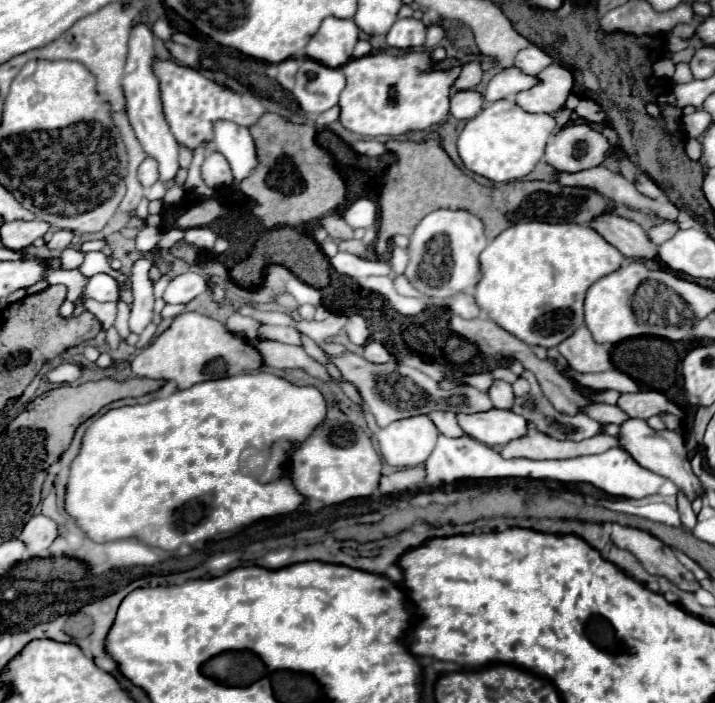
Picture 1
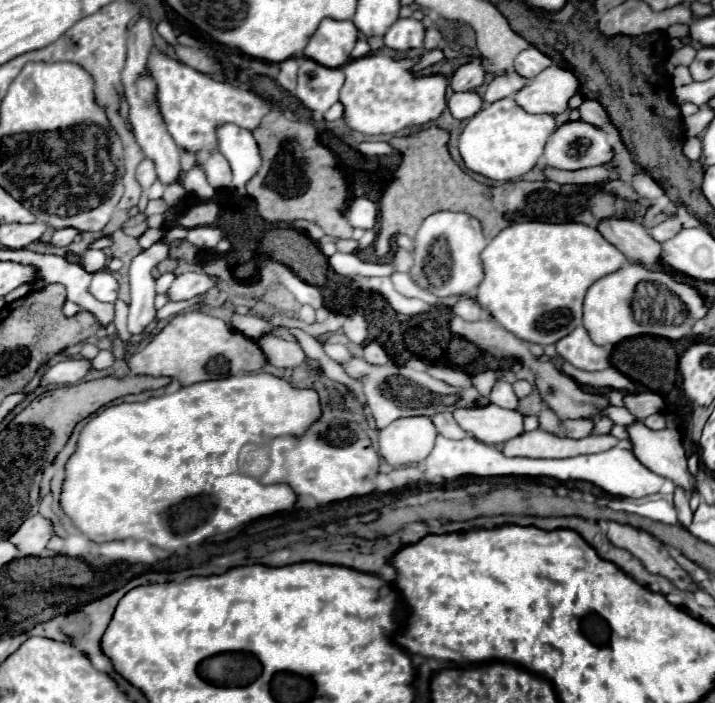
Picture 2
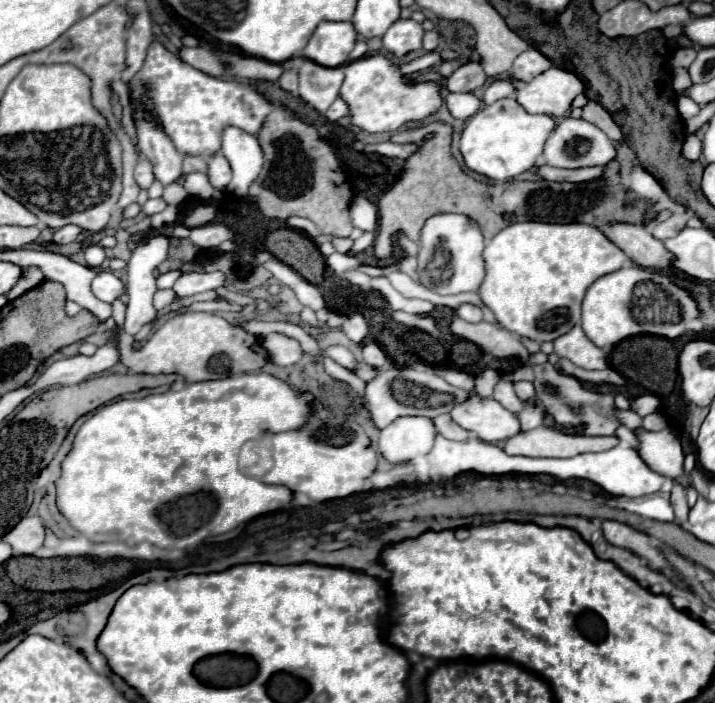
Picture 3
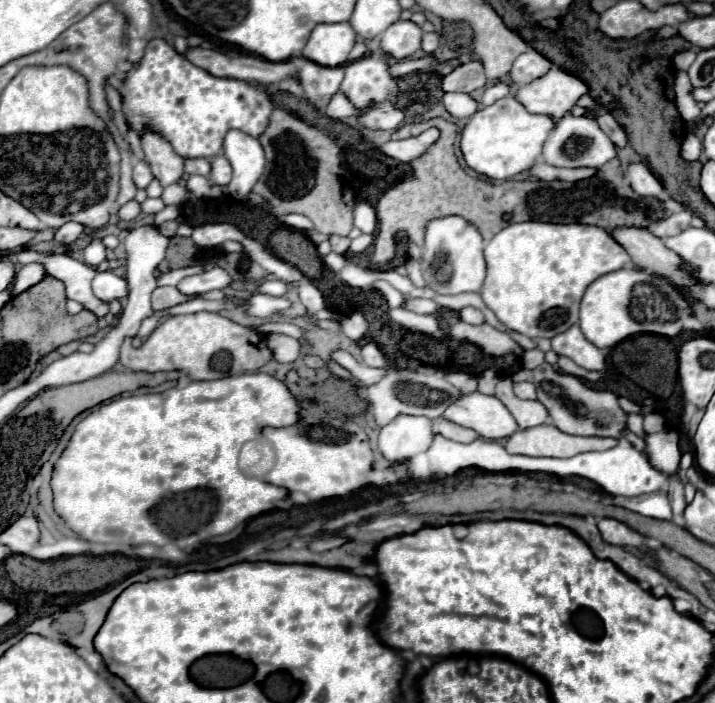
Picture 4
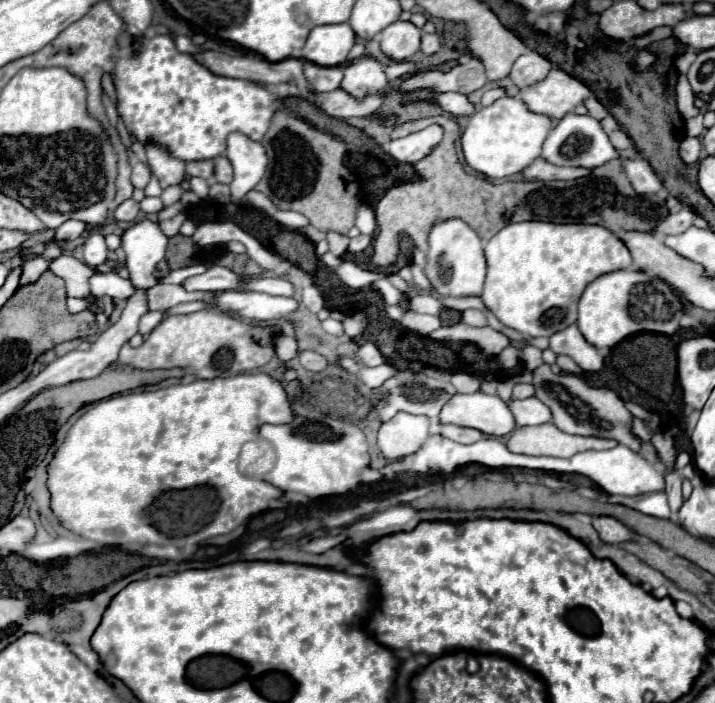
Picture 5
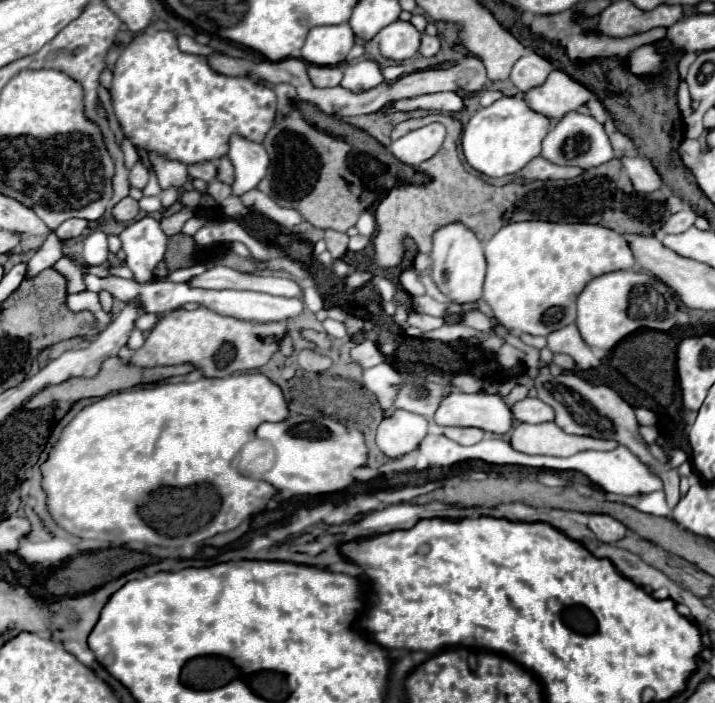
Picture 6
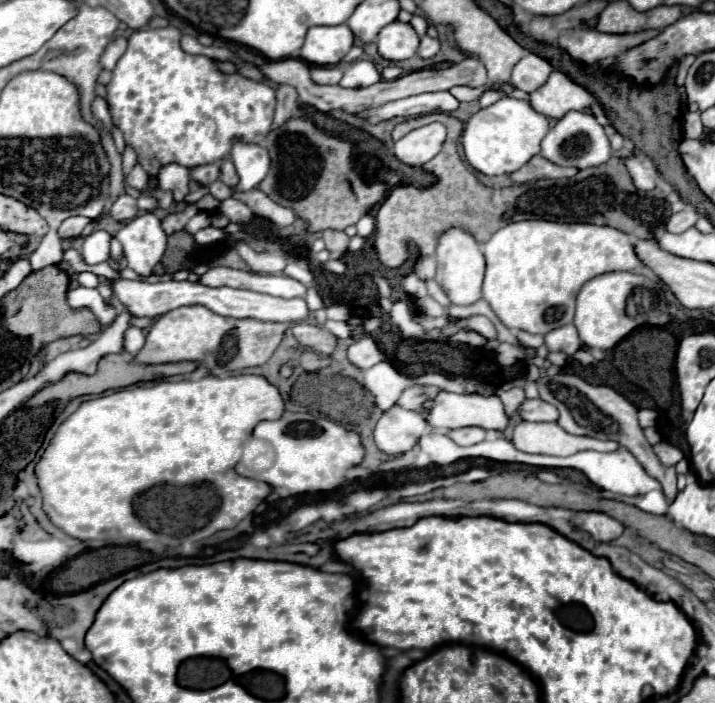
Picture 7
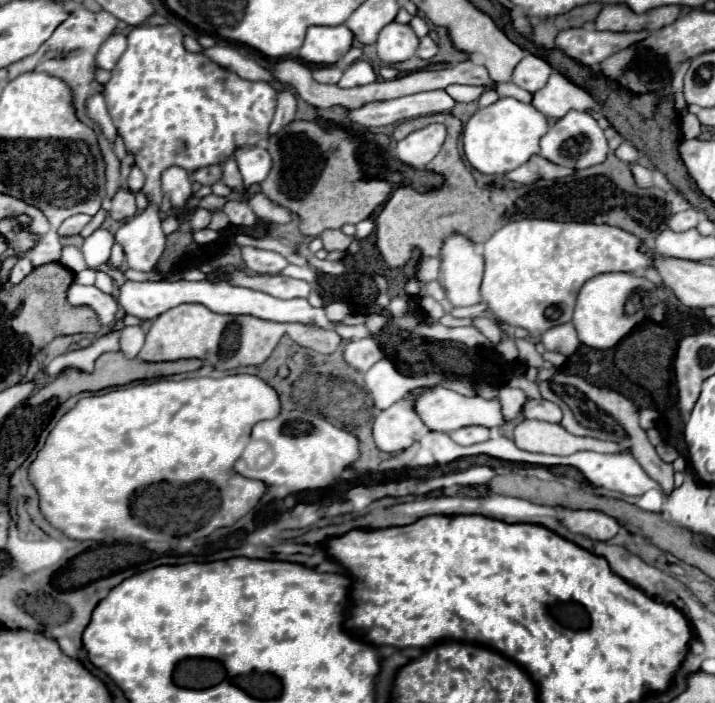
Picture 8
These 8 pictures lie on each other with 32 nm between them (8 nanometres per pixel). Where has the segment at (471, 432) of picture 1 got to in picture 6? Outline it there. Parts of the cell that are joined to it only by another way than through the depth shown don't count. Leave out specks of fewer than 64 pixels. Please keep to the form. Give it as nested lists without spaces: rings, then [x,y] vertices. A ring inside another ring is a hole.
[[[486,392],[450,394],[440,404],[434,420],[440,426],[472,426],[492,434],[506,434],[514,424],[512,412],[504,400]]]

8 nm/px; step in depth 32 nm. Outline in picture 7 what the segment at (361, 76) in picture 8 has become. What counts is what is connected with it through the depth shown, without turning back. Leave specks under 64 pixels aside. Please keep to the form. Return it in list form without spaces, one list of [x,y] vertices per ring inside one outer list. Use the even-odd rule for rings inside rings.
[[[356,60],[356,62],[350,62],[344,70],[344,76],[340,80],[340,86],[346,86],[346,88],[366,88],[366,86],[372,86],[376,82],[380,82],[382,76],[376,68],[374,62],[370,60]]]

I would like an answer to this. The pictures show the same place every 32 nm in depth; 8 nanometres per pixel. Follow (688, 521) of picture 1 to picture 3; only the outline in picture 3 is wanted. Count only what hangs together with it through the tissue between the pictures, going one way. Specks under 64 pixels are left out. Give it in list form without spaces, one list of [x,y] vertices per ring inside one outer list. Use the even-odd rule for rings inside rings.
[[[674,484],[670,500],[672,500],[674,512],[676,512],[676,520],[680,524],[686,524],[688,522],[688,514],[690,514],[690,506],[688,506],[688,500],[686,500],[686,488],[680,486],[680,484]]]

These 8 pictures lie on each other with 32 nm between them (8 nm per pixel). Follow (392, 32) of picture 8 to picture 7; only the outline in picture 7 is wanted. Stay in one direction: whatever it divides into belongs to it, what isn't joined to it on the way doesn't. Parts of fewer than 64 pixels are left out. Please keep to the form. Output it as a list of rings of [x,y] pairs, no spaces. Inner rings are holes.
[[[400,20],[384,26],[378,34],[378,52],[382,58],[392,62],[412,58],[418,46],[420,46],[420,36],[416,34],[416,30]]]

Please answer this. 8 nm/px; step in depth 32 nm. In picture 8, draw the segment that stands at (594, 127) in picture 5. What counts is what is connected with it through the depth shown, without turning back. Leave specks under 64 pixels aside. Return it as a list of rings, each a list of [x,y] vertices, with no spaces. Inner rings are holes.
[[[568,112],[564,118],[560,118],[548,134],[540,140],[540,156],[558,164],[558,166],[568,166],[568,168],[590,168],[596,164],[602,164],[608,156],[608,140],[604,136],[604,130],[598,126],[598,122],[588,114],[588,112]]]

